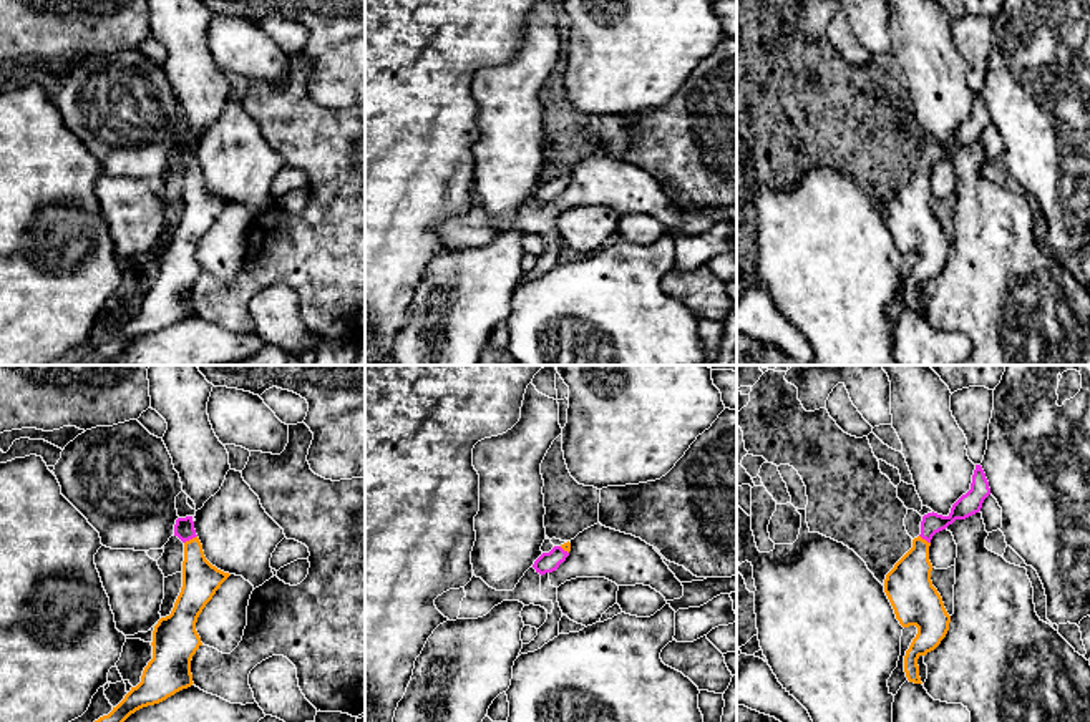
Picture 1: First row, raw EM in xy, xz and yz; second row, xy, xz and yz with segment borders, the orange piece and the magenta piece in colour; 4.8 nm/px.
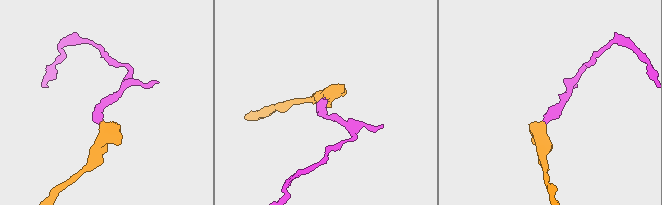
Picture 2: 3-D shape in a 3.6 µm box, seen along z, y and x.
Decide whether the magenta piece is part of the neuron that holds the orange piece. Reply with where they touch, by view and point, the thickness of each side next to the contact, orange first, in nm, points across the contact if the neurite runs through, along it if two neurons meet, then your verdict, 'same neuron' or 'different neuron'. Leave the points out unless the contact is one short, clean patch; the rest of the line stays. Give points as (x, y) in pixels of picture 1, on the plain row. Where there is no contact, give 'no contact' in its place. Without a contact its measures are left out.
contact xy (189, 168); calibres 180 and 100 nm; way xy (201, 208), (194, 195), (189, 168), (184, 158); same neuron

